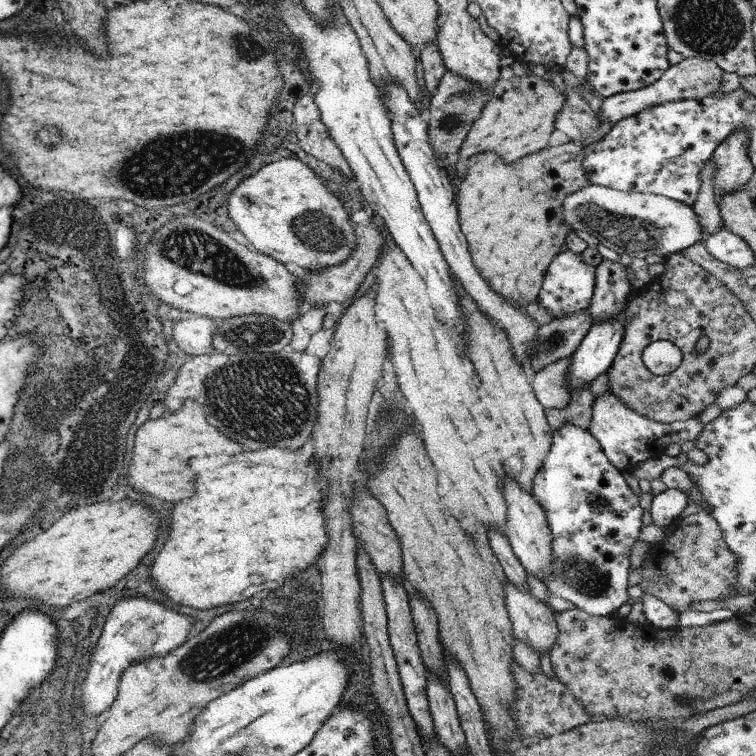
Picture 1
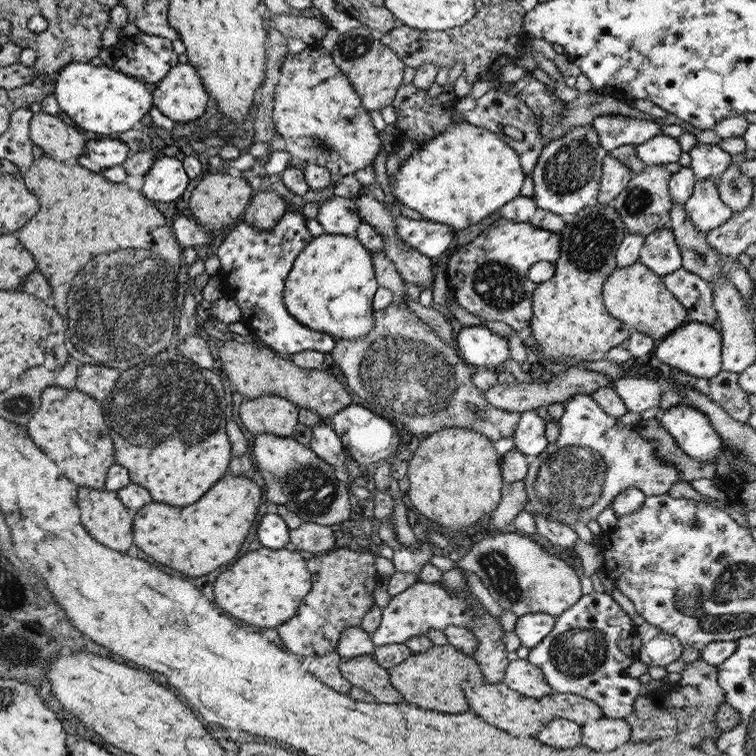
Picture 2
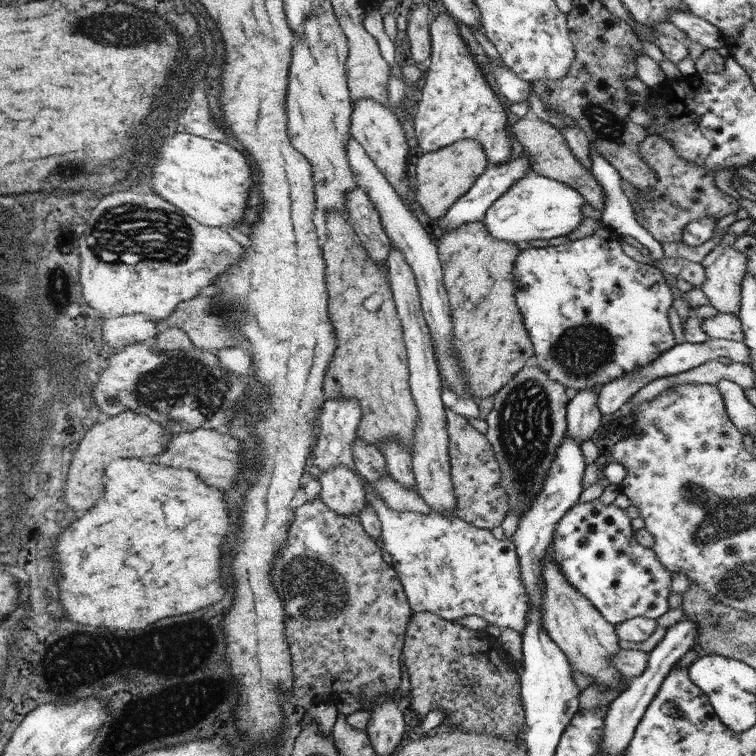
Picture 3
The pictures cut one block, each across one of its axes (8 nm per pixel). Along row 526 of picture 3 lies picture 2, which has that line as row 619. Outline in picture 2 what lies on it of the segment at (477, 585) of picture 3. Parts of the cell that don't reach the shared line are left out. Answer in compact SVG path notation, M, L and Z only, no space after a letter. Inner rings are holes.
M415 582L403 592L399 592L395 598L389 600L389 604L381 609L379 626L375 633L370 634L370 640L375 646L384 644L401 644L409 637L426 636L431 630L443 631L447 626L459 626L471 629L474 626L474 612L468 607L468 602L459 598L457 594L447 594L444 588L437 583Z

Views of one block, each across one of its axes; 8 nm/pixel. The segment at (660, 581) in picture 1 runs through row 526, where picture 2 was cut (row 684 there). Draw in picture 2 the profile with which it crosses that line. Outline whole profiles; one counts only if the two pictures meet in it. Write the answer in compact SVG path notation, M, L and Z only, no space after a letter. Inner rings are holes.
M699 658L684 664L678 681L673 683L673 690L662 702L654 701L648 694L638 696L633 702L631 714L624 721L630 726L630 738L633 742L672 738L675 742L683 742L698 747L703 738L711 738L714 742L722 733L714 723L717 707L724 703L724 692L717 682L717 669Z

